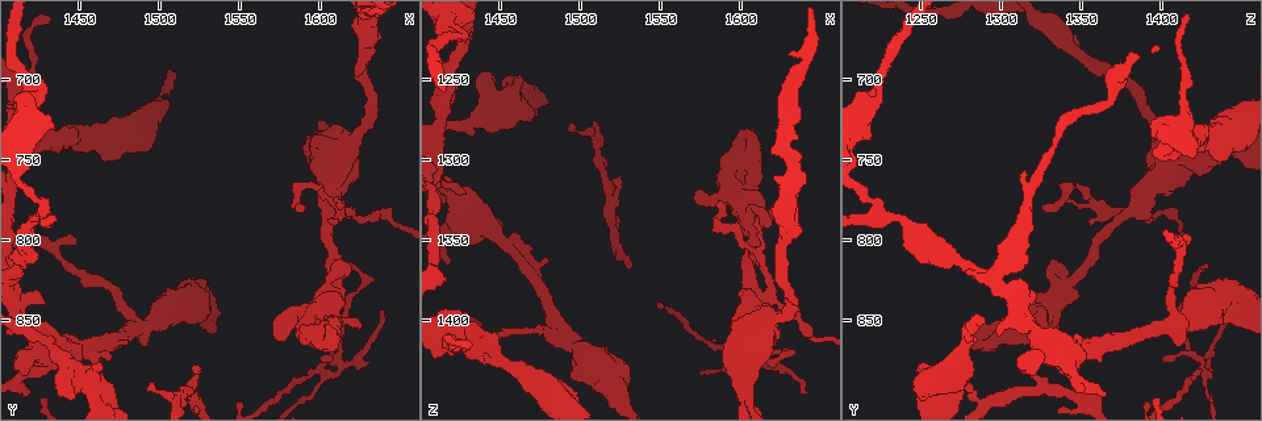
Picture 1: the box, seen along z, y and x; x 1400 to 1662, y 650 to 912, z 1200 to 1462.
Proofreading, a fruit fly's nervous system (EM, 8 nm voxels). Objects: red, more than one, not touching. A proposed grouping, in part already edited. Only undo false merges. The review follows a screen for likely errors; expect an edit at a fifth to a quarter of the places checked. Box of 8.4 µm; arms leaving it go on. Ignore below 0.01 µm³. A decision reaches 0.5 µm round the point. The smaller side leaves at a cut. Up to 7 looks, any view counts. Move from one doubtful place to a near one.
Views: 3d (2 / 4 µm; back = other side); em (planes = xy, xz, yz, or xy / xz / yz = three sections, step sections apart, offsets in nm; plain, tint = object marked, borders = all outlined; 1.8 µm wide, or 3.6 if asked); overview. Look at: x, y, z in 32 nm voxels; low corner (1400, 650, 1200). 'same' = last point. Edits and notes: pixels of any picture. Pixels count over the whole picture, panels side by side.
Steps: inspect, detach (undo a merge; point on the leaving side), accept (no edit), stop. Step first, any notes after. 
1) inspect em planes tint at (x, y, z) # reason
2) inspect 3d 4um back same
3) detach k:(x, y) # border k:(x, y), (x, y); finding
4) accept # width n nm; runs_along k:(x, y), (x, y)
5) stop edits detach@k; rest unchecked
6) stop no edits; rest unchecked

inspect 3d 4um at (1418, 714, 1218) # thick turns thin

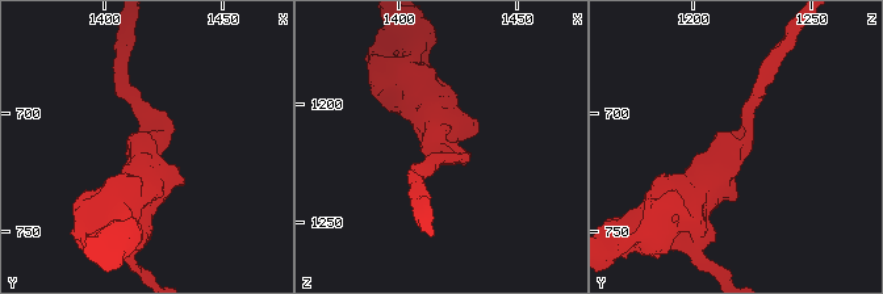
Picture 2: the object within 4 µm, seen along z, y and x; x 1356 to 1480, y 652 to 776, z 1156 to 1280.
inspect em planes tint at (1418, 716, 1218) # now the EM

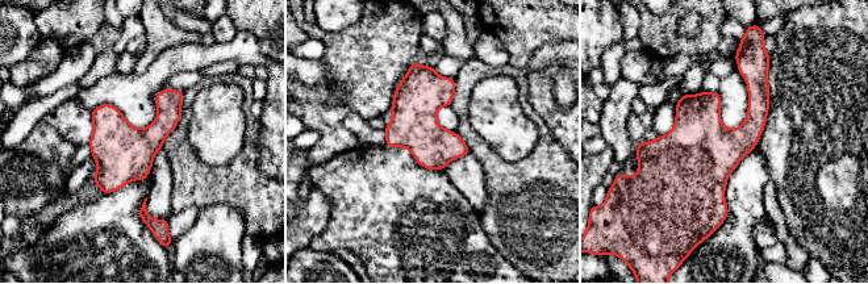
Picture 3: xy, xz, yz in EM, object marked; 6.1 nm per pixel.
accept # one neuron here

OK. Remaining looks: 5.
inspect em 3.6um yz step 8 tint at (1458, 890, 1264) # abrupt turn

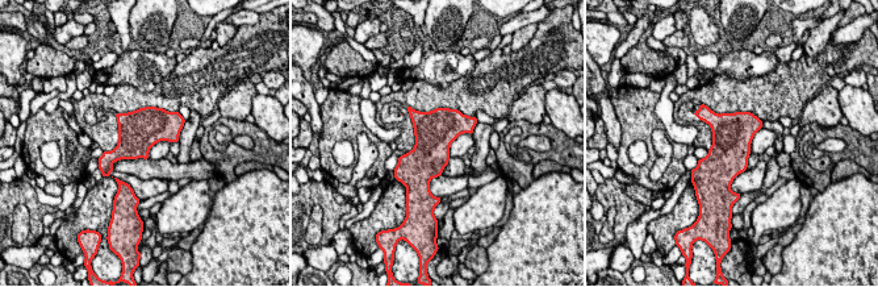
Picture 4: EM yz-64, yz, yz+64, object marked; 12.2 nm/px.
accept # continuous, no second neuron

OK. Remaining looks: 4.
inspect em planes tint at (1428, 864, 1328) # four or more arms meet

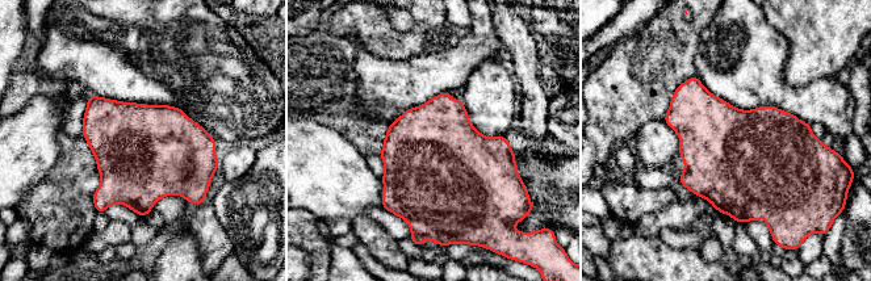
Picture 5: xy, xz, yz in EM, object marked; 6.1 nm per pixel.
accept # continuous, no second neuron

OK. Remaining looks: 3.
stop no edits; rest unchecked

